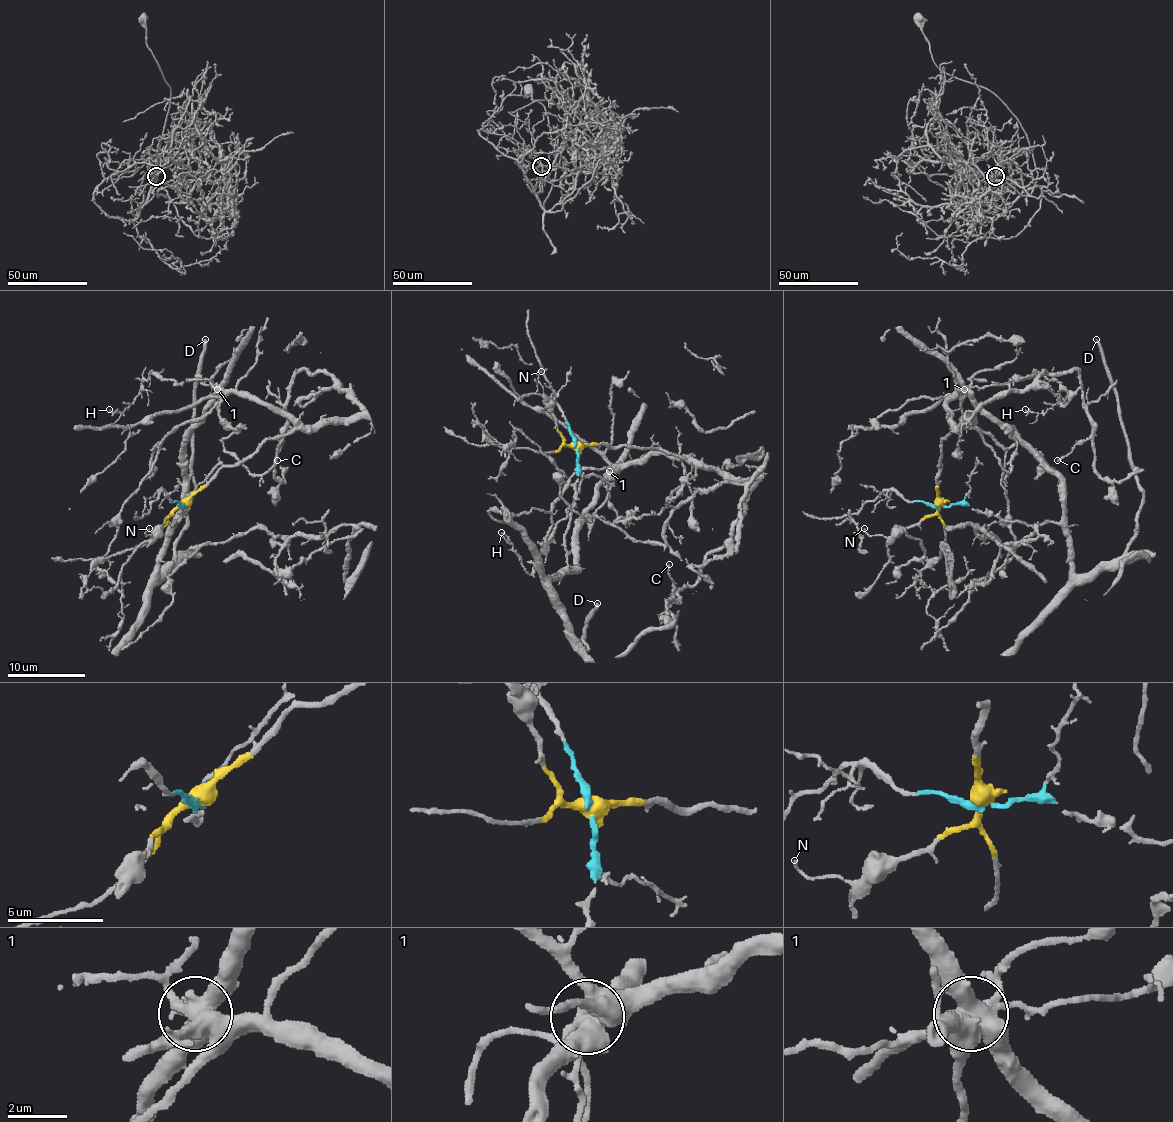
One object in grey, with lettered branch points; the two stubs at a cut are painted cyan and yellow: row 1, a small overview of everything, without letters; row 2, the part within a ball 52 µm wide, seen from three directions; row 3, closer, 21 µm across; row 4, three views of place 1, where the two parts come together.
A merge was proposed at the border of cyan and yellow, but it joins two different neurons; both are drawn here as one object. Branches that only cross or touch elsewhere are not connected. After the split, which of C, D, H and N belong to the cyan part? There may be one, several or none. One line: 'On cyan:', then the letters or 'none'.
On cyan: D

